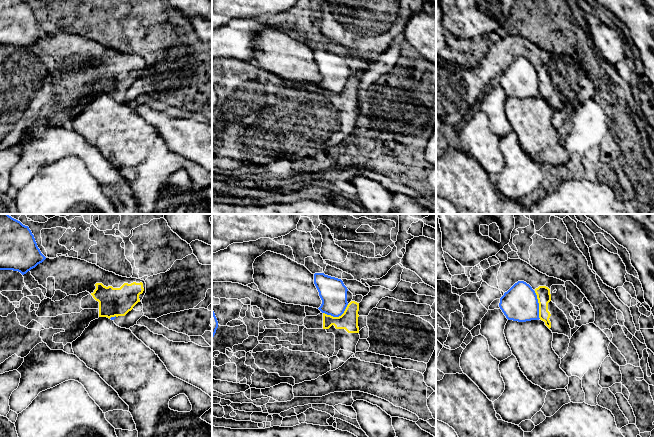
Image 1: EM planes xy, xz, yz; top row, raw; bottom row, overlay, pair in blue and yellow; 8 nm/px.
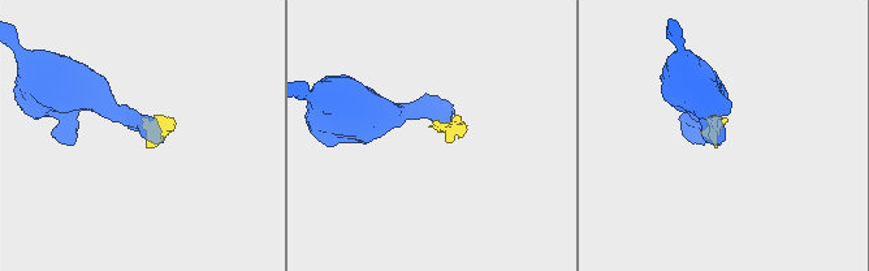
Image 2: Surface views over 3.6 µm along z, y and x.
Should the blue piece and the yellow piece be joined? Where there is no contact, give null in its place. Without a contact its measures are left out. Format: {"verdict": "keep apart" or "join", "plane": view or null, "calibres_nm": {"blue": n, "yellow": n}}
{"verdict": "keep apart", "plane": "xz", "calibres_nm": {"blue": 220, "yellow": 150}}

